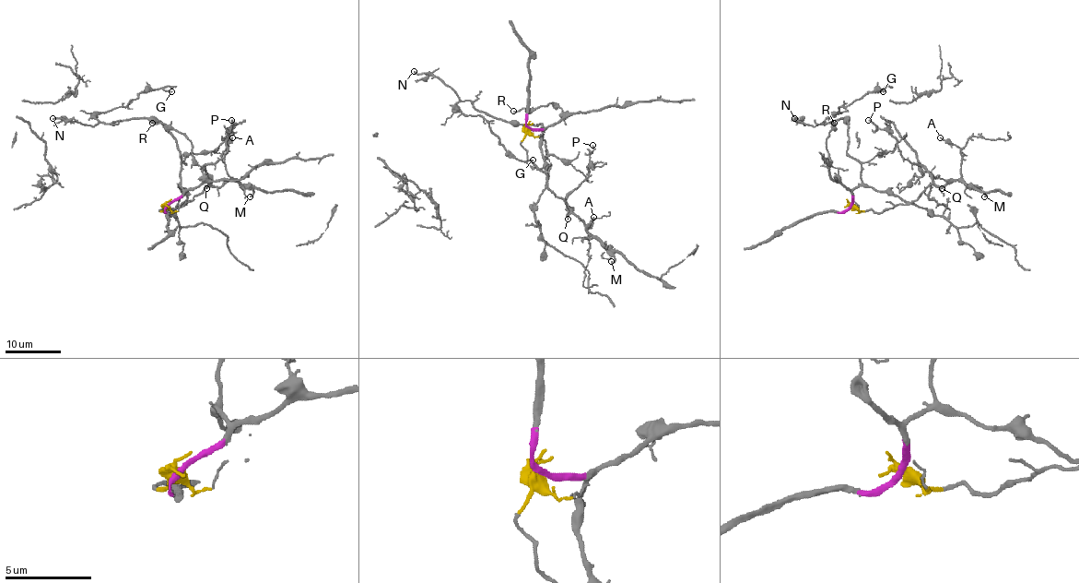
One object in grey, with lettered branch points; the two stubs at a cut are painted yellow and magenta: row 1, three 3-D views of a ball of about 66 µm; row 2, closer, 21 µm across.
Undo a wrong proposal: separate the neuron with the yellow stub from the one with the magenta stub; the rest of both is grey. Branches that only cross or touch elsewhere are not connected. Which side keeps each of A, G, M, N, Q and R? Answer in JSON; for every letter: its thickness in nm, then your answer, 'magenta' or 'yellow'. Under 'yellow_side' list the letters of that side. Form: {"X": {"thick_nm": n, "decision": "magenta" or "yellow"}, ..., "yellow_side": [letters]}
{"A": {"thick_nm": 140, "decision": "yellow"}, "G": {"thick_nm": 130, "decision": "magenta"}, "M": {"thick_nm": 150, "decision": "yellow"}, "N": {"thick_nm": 190, "decision": "magenta"}, "Q": {"thick_nm": 180, "decision": "yellow"}, "R": {"thick_nm": 160, "decision": "magenta"}, "yellow_side": ["A", "M", "Q"]}

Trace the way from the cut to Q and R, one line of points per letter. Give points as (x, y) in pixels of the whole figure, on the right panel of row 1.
Q: (851, 205), (860, 210), (882, 212), (898, 204), (908, 205), (931, 184), (942, 188)
R: (851, 205), (851, 193), (840, 182), (827, 155), (826, 138), (835, 123)

